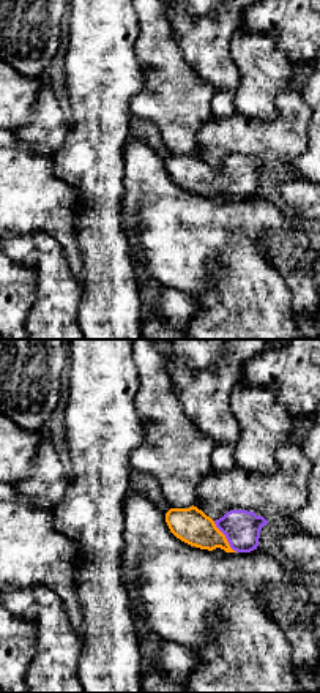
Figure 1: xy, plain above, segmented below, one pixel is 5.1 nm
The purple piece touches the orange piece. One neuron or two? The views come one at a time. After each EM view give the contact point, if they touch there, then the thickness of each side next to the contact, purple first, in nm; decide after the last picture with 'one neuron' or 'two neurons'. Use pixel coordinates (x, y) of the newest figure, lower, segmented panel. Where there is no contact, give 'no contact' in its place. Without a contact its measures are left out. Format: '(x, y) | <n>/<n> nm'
(226, 537) | 190/180 nm

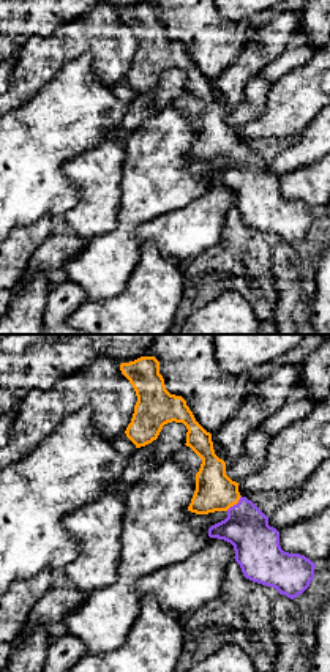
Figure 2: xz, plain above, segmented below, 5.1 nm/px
(234, 505) | 240/200 nm

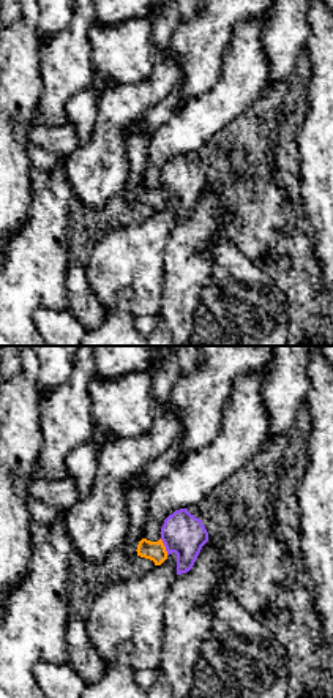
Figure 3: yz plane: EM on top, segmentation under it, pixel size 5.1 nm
(164, 545) | 220/100 nm

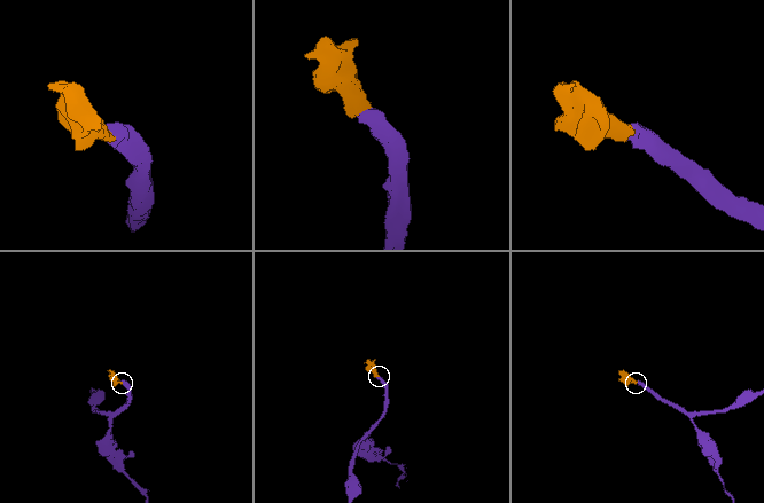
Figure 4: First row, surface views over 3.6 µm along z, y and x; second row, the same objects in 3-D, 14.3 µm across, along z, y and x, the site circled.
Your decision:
one neuron

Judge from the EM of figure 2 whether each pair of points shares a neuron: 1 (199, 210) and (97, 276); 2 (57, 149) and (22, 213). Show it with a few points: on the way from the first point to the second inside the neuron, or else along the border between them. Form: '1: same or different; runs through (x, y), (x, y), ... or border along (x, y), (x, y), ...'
1: different; border along (164, 213), (146, 221), (136, 231), (141, 243)
2: same; runs through (41, 164), (22, 183), (22, 197)

